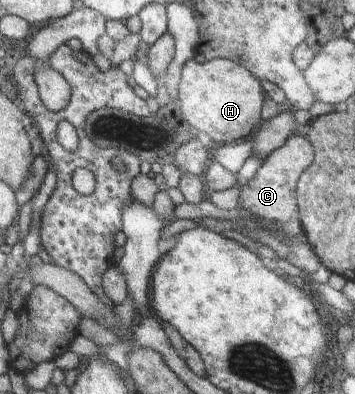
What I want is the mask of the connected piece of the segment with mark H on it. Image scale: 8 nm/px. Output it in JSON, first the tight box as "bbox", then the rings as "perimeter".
{"bbox":[177,58,264,146],"perimeter":[[[225,58],[196,62],[188,59],[180,71],[177,99],[180,112],[197,133],[202,131],[213,146],[246,139],[259,125],[264,91],[243,66]]]}

